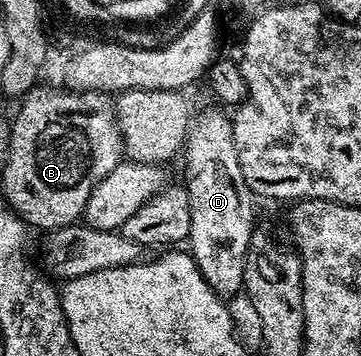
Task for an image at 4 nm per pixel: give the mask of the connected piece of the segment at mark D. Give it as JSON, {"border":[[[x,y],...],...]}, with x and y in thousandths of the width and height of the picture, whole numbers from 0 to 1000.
{"border":[[[601,309],[562,317],[548,337],[543,329],[515,385],[510,438],[512,525],[529,570],[524,708],[590,817],[632,831],[676,801],[681,708],[706,638],[706,556],[662,466],[643,334]]]}

